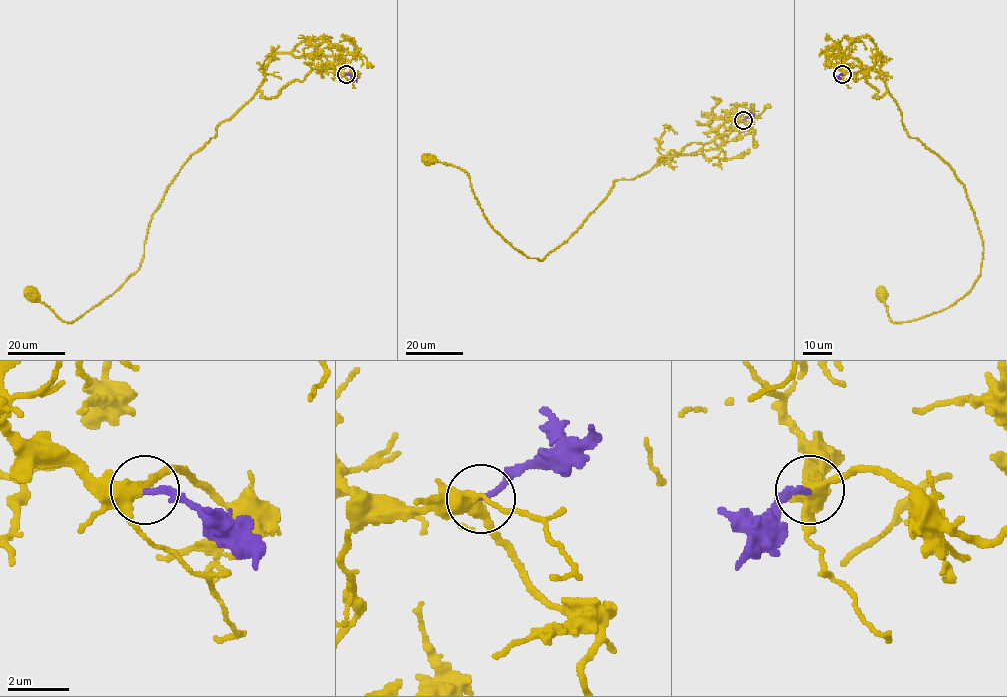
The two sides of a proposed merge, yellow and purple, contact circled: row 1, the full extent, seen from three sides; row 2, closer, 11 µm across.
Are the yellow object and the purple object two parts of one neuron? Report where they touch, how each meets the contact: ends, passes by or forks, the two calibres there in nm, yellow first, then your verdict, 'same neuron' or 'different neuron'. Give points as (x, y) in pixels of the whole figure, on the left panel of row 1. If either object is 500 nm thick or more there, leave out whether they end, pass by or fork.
at (346, 74); yellow forks there; purple ends there; 380 nm thick on the yellow side, 200 nm on the other; same neuron

